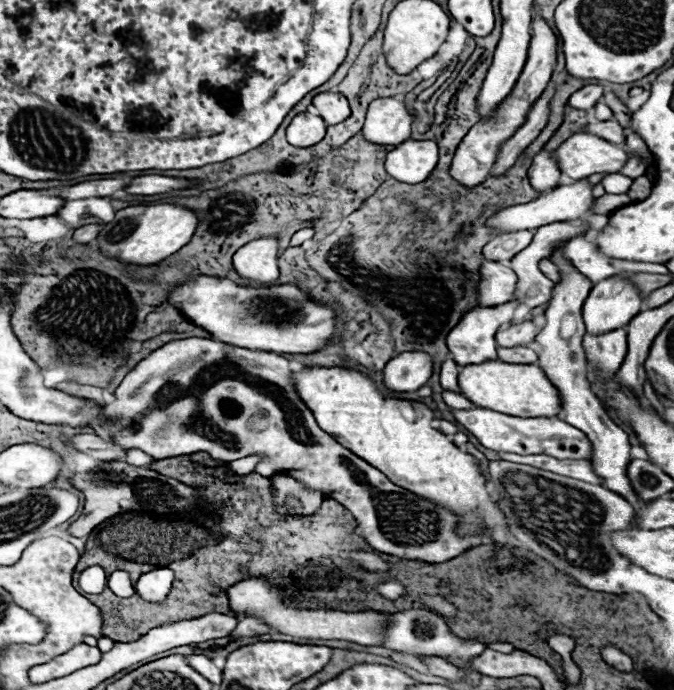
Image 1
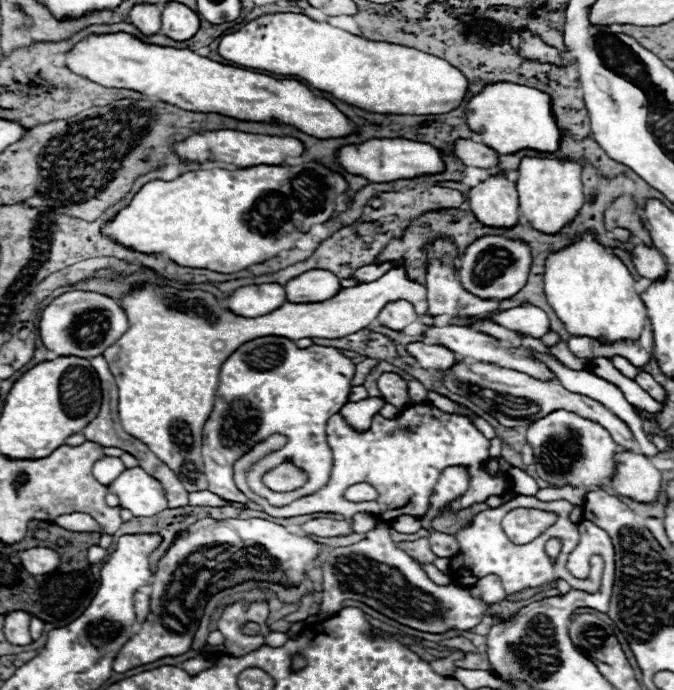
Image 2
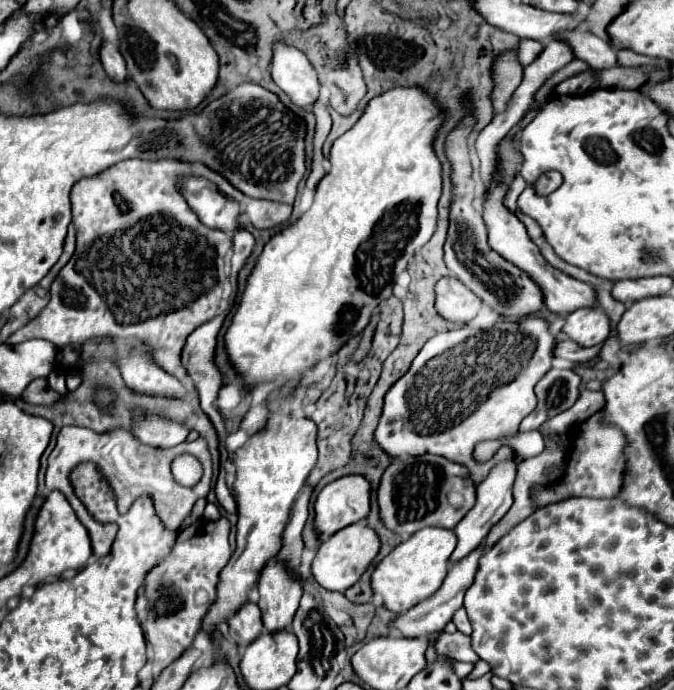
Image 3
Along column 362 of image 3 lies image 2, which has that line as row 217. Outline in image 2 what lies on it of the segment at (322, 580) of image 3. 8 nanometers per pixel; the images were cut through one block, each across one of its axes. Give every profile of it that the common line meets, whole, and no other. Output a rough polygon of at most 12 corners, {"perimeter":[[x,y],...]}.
{"perimeter":[[524,156],[520,218],[550,234],[584,202],[578,162]]}

